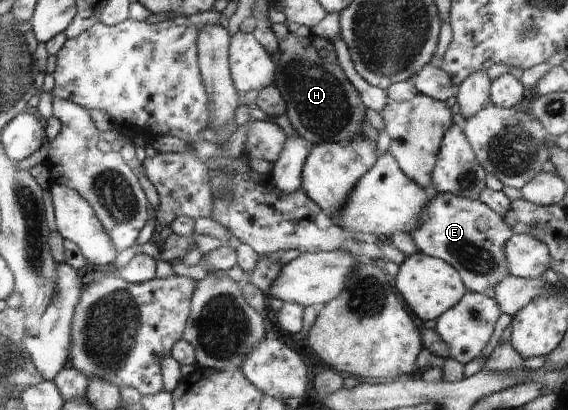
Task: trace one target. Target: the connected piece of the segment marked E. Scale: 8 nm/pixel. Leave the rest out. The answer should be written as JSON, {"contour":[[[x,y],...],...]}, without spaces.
{"contour":[[[431,193],[425,210],[419,216],[419,226],[410,234],[418,251],[450,264],[458,272],[467,292],[492,293],[507,275],[512,275],[509,272],[505,249],[508,238],[512,237],[514,232],[504,219],[480,200],[466,199],[449,193]]]}

